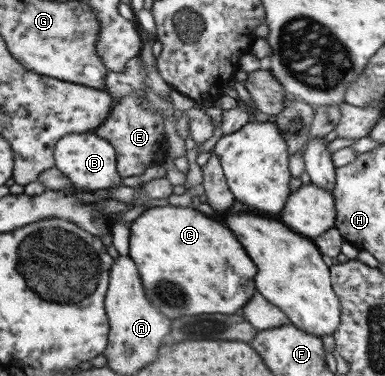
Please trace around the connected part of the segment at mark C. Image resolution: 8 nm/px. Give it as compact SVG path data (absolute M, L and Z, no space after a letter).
M166 205L146 209L130 226L130 258L136 262L146 298L156 310L168 318L196 316L196 314L234 314L254 294L256 266L248 258L236 236L222 224L206 218L202 212L190 207Z

